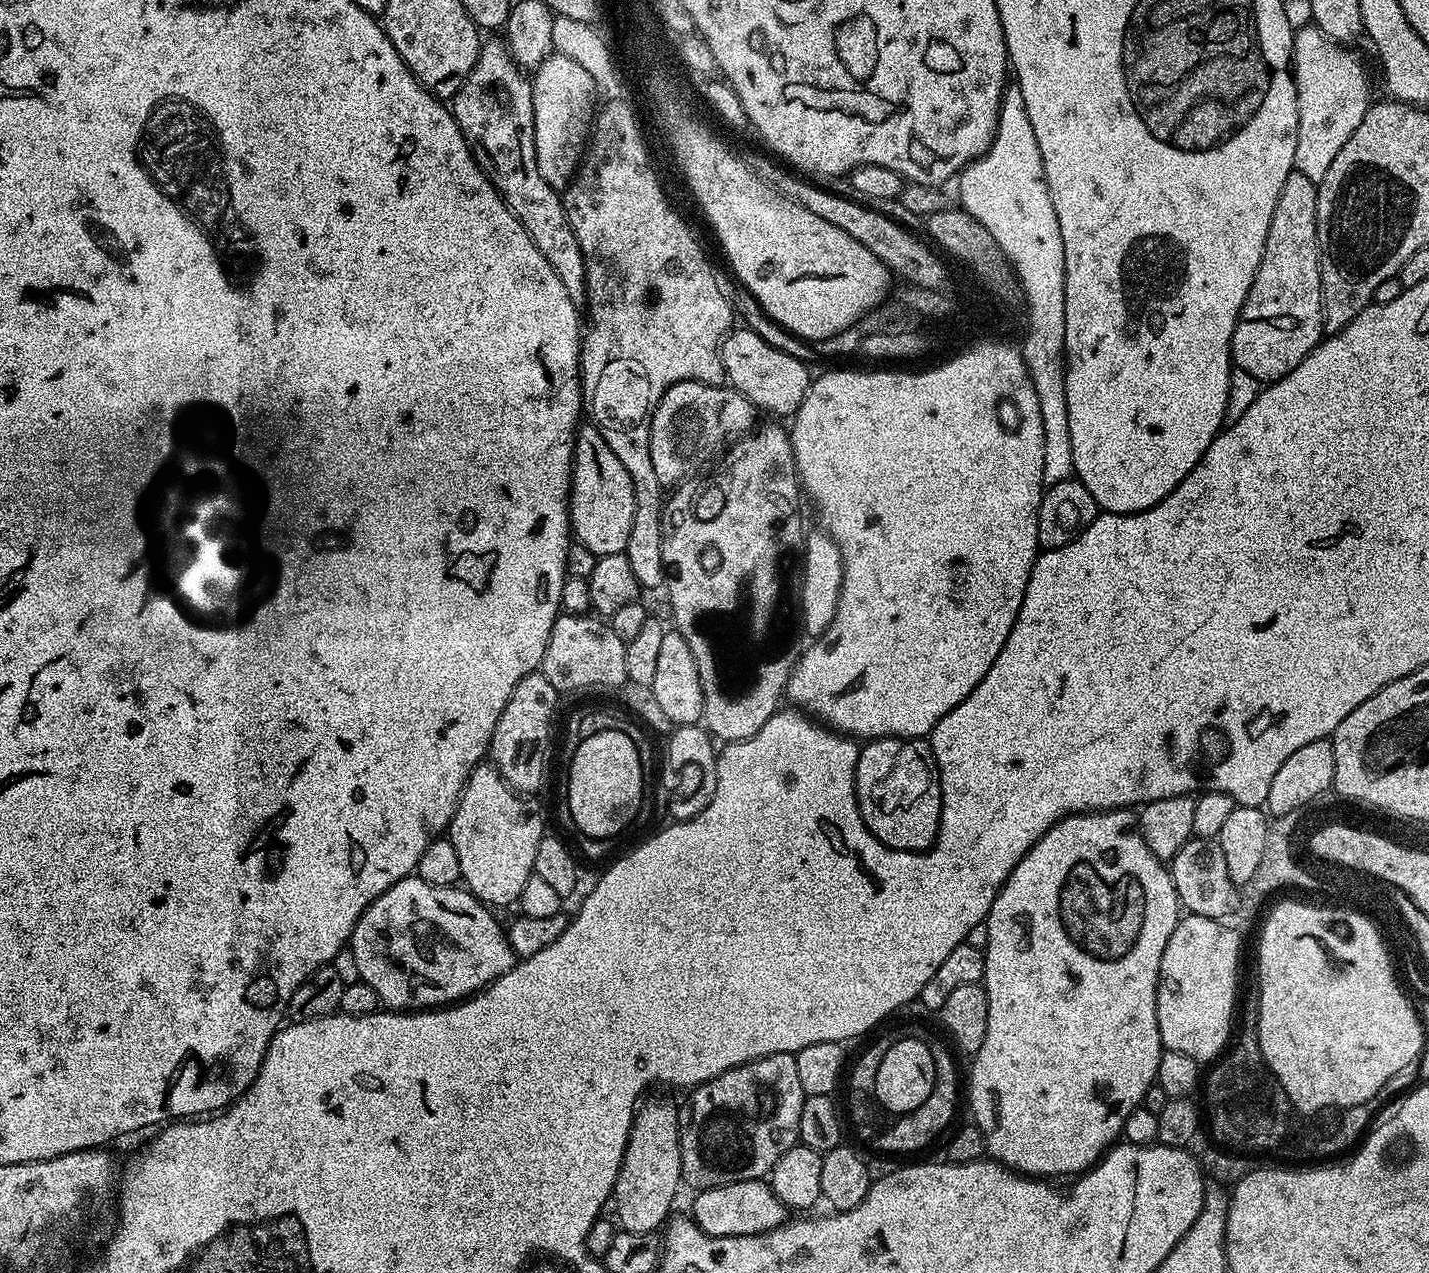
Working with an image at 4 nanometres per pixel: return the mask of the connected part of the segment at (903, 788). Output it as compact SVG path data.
M882 736L879 740L867 741L860 748L860 757L856 760L856 801L865 826L887 848L897 848L899 852L929 851L940 833L940 811L944 801L931 743L924 738L902 736Z

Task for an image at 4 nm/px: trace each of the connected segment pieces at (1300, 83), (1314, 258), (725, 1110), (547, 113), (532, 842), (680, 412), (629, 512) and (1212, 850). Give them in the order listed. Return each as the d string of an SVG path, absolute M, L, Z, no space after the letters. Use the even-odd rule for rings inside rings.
M1314 24L1295 31L1292 39L1293 80L1296 84L1296 101L1299 106L1298 136L1347 136L1358 128L1356 120L1362 122L1366 110L1370 107L1368 100L1368 82L1364 70L1355 56L1343 45L1332 41Z
M1293 170L1283 184L1267 232L1262 262L1231 338L1232 361L1261 384L1286 376L1323 339L1320 248L1317 238L1317 185Z
M729 1073L718 1074L713 1080L698 1084L687 1093L684 1105L679 1105L680 1113L680 1149L682 1150L682 1174L679 1179L686 1182L696 1192L705 1192L718 1186L726 1186L734 1182L742 1182L746 1177L749 1180L764 1180L764 1173L753 1170L760 1162L758 1156L757 1138L760 1138L757 1129L749 1128L739 1114L738 1106L732 1093L727 1089Z
M558 51L538 65L531 82L538 169L550 186L564 190L571 184L585 155L598 111L598 89L585 67Z
M482 762L464 784L463 794L460 795L448 827L448 839L457 850L461 879L465 887L485 905L496 908L515 905L519 901L524 886L534 874L536 852L545 832L544 814L534 798L516 793L494 765Z
M683 380L668 388L656 404L650 430L650 460L661 485L664 488L674 488L679 482L695 475L700 466L710 461L712 454L723 446L726 436L738 438L749 433L755 424L748 420L748 412L758 412L757 407L731 386Z
M604 438L575 440L572 489L569 492L569 525L581 544L599 558L625 553L635 512L634 486L626 466Z
M1191 838L1188 840L1174 854L1170 861L1170 871L1185 913L1223 921L1224 915L1235 906L1238 885L1228 877L1226 861L1215 839Z

